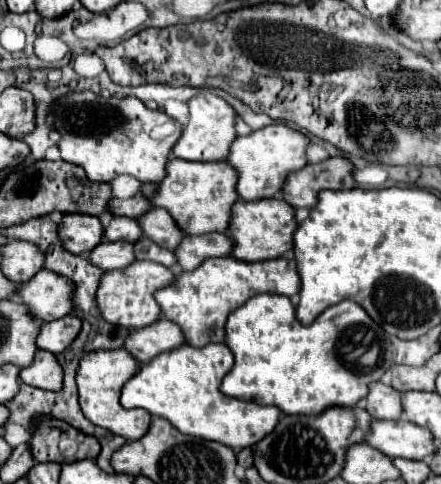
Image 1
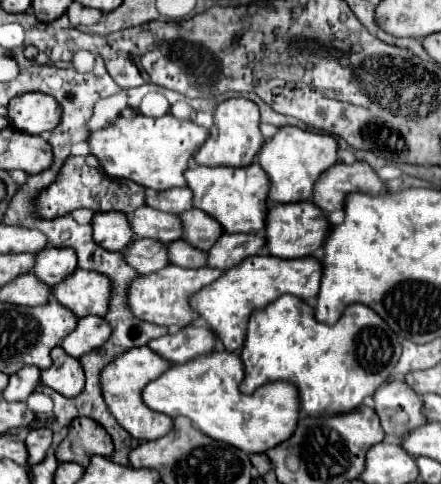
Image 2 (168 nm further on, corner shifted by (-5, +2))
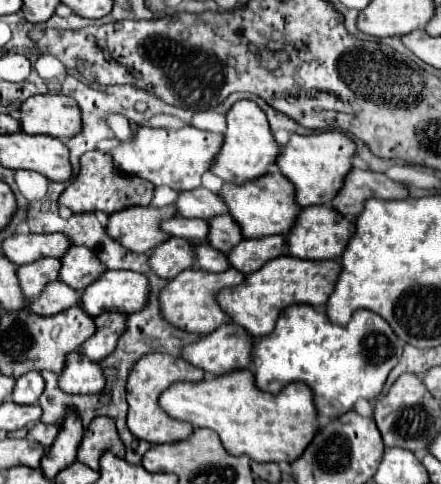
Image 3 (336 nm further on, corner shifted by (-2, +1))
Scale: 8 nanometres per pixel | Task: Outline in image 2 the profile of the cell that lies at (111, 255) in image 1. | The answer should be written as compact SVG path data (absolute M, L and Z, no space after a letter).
M143 238L143 240L131 242L131 244L123 250L123 258L125 258L127 264L129 264L131 268L135 268L139 274L157 272L157 270L161 270L163 266L169 264L165 244L159 242L159 240L151 240L151 238Z

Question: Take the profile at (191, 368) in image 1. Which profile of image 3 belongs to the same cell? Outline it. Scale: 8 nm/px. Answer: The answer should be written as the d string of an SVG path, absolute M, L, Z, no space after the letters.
M248 369L200 383L176 383L160 395L160 407L174 419L216 431L228 453L248 455L258 463L296 461L318 429L314 393L306 383L290 383L278 395L270 395L256 387Z

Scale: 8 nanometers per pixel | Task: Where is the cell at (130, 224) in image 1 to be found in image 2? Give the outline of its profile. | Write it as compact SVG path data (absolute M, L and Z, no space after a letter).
M149 206L137 208L129 216L131 230L135 238L153 238L163 244L169 244L173 240L181 238L181 222L173 214L165 214L159 210L153 210Z

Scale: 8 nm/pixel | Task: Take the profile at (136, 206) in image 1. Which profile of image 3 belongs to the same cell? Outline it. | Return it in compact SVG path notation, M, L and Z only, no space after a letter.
M206 187L180 193L176 209L182 217L200 217L200 219L228 213L228 209L224 209L224 201L220 201L220 195L212 193Z

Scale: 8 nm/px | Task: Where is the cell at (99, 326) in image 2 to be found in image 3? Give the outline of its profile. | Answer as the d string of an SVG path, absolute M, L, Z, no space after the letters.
M102 313L96 317L98 331L82 345L82 353L86 357L92 357L92 361L102 361L116 349L116 341L120 339L120 333L124 333L124 321L128 315L124 313Z

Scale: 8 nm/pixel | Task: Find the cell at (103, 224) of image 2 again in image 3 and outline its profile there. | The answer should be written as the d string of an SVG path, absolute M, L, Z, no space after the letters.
M174 203L166 207L128 207L110 215L110 223L106 227L108 235L120 241L126 249L134 253L148 253L160 243L168 241L168 233L160 229L160 221L168 217L176 217Z

